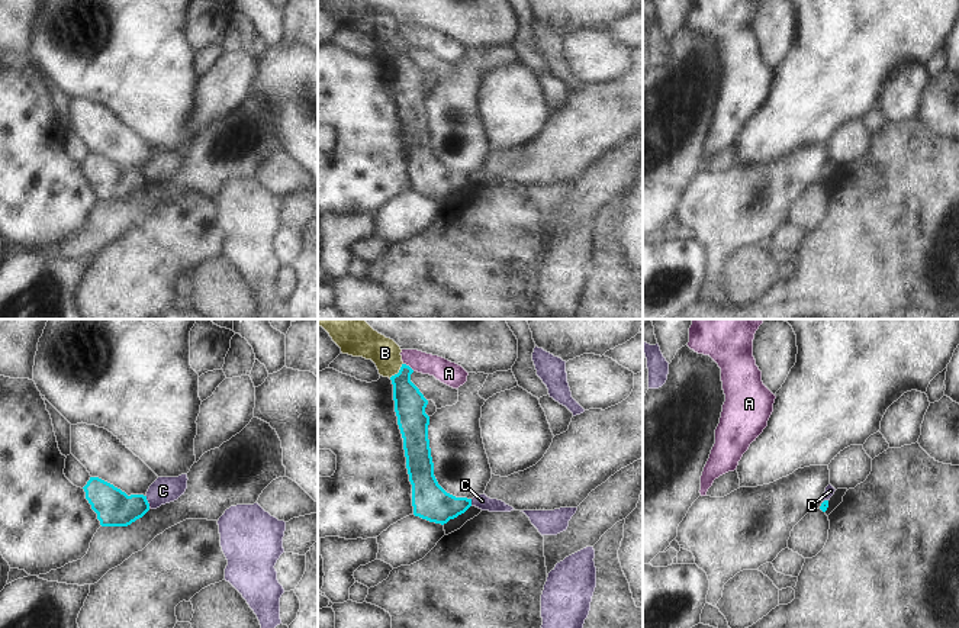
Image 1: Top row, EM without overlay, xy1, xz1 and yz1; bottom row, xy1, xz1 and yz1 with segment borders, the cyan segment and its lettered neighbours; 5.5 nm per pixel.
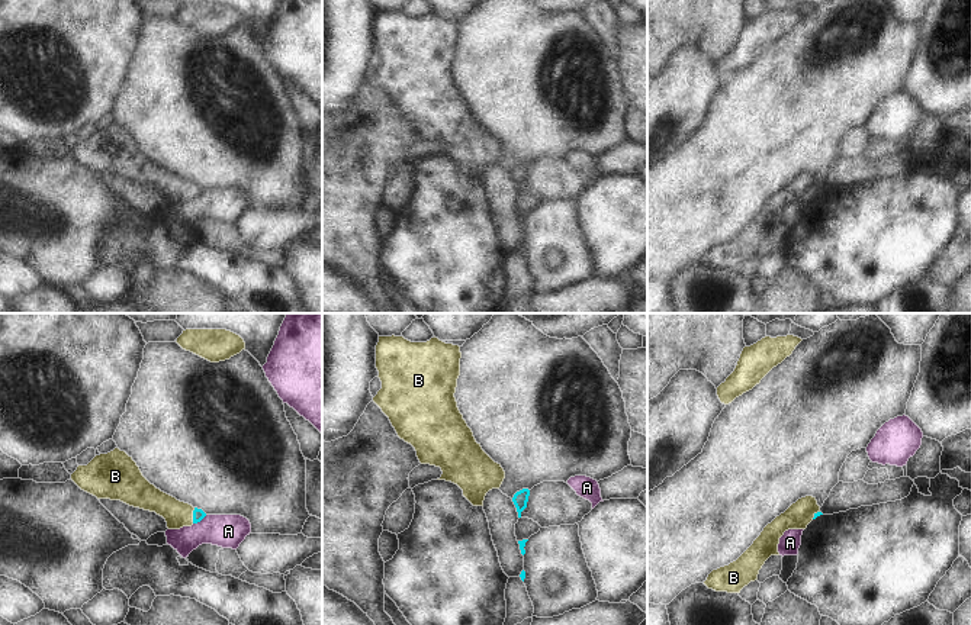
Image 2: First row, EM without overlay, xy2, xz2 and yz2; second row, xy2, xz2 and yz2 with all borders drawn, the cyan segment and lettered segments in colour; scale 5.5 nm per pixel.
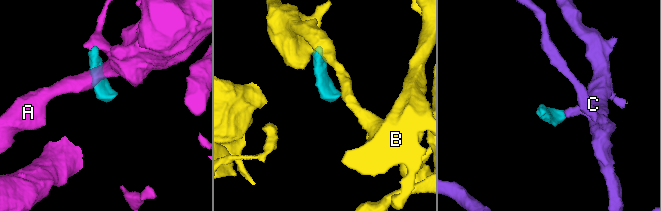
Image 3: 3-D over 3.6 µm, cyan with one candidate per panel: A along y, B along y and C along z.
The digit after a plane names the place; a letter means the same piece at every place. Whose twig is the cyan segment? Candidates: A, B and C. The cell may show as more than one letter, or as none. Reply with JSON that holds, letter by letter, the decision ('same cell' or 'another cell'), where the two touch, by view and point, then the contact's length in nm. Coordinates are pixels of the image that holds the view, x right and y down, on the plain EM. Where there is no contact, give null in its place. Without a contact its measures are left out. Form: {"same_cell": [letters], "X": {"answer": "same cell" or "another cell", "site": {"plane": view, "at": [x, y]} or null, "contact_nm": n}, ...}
{"same_cell": ["B"], "A": {"answer": "another cell", "site": {"plane": "xy2", "at": [199, 196]}, "contact_nm": 90}, "B": {"answer": "same cell", "site": {"plane": "xz1", "at": [399, 47]}, "contact_nm": 120}, "C": {"answer": "another cell", "site": {"plane": "xy1", "at": [147, 177]}, "contact_nm": 70}}

